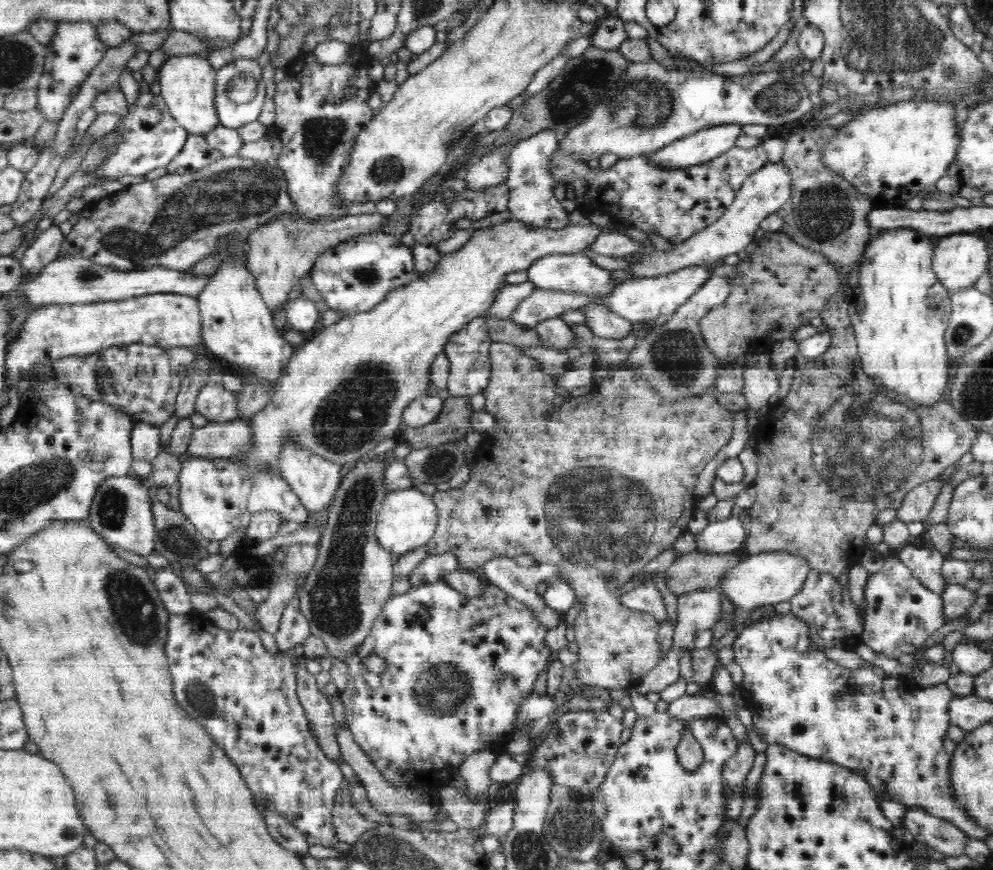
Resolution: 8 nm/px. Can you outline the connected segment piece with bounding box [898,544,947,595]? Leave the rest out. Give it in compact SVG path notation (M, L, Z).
M906 544L898 552L898 558L913 572L913 575L932 592L942 595L947 585L941 568L944 555L932 548L920 548Z

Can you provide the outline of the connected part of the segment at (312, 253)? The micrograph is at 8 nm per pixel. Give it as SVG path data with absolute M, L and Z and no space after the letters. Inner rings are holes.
M378 212L373 214L346 215L336 220L328 220L321 223L310 223L302 219L292 220L292 217L278 217L268 221L266 225L260 225L250 234L247 242L249 247L247 254L248 272L256 279L256 289L260 291L270 313L281 310L286 306L288 293L292 286L300 282L306 273L309 273L316 262L316 258L322 252L339 242L344 242L352 237L379 233L386 224L388 215Z

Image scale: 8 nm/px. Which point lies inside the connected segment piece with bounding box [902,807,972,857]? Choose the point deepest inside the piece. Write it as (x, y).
(929, 831)

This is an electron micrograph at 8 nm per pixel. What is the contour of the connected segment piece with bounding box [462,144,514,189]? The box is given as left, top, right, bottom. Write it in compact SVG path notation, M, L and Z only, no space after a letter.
M502 144L484 154L476 164L469 165L466 172L462 172L468 189L487 189L506 181L510 170L507 156L512 148L511 144Z

